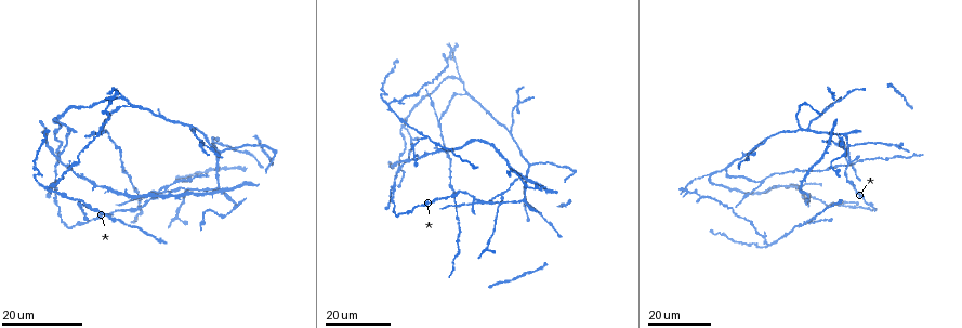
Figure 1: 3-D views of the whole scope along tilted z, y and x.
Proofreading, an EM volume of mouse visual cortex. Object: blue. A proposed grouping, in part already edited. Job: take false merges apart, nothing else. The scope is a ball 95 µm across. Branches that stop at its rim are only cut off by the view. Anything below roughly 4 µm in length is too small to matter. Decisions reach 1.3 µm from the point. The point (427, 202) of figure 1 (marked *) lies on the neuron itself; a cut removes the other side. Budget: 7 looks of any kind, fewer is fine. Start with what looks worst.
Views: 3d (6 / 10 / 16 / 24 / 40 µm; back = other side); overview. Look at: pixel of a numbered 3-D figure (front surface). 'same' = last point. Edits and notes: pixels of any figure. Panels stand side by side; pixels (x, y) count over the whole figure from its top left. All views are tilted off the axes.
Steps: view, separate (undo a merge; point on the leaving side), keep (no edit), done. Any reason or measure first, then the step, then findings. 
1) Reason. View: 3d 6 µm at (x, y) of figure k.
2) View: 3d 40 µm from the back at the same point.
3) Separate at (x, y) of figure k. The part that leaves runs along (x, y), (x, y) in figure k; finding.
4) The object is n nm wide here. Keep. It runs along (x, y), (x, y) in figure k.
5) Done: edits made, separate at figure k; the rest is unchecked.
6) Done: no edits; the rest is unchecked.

Looks like a crossing. View: 3d 24 µm at (848, 161) of figure 1.

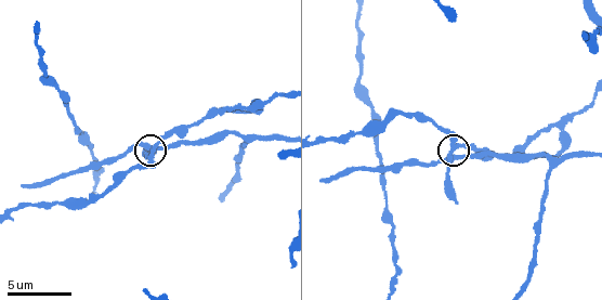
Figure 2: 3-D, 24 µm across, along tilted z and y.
View: 3d 6 µm at (455, 159) of figure 2.

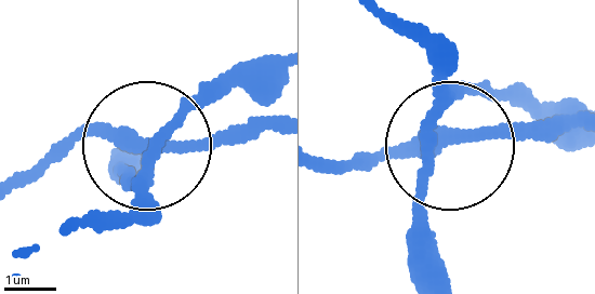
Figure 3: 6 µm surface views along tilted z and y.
Keep. It runs along (391, 17), (433, 64), (450, 142), (343, 159) in figure 3; one neuron here.

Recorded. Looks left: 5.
Three-way junction. View: 3d 16 µm at (93, 208) of figure 1.

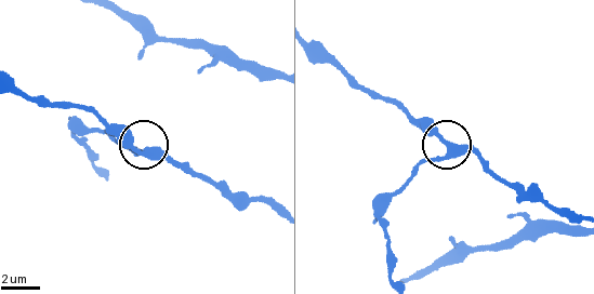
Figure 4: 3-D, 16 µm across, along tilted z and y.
View: 3d 10 µm at (147, 152) of figure 4.

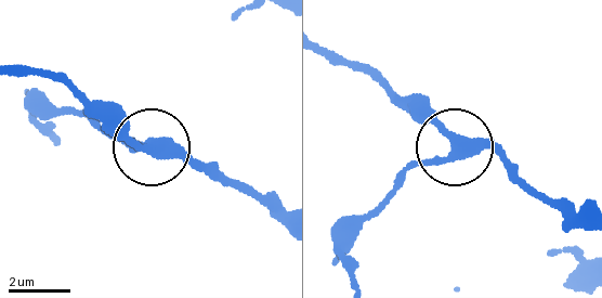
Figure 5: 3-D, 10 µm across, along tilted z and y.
The object is 310 nm wide here. Keep. It runs along (324, 50), (347, 60), (450, 143), (446, 154), (397, 173) in figure 5; continuous, no second neuron.

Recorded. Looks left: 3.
A fork. View: 3d 16 µm at (530, 165) of figure 1.

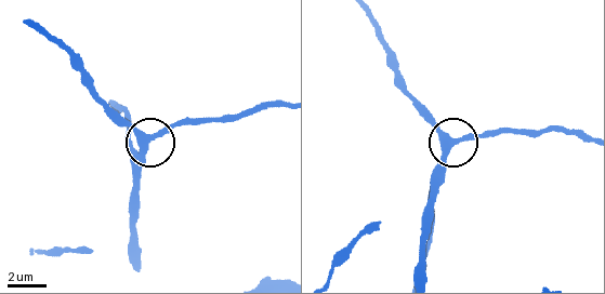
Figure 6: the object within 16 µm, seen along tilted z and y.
View: 3d 6 µm at (451, 141) of figure 6.

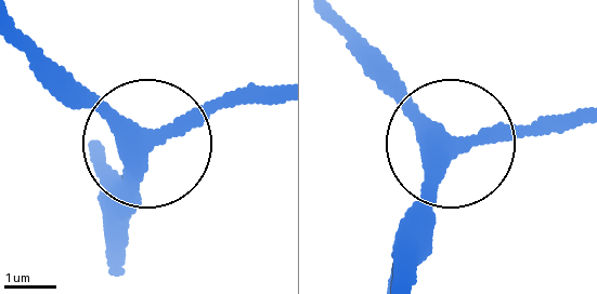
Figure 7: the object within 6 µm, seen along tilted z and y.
3 arms meet here. Keep. It runs along (404, 272), (404, 229), (436, 149), (575, 121) in figure 7; continuous, no second neuron.

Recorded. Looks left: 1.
Done: no edits; the rest is unchecked.

